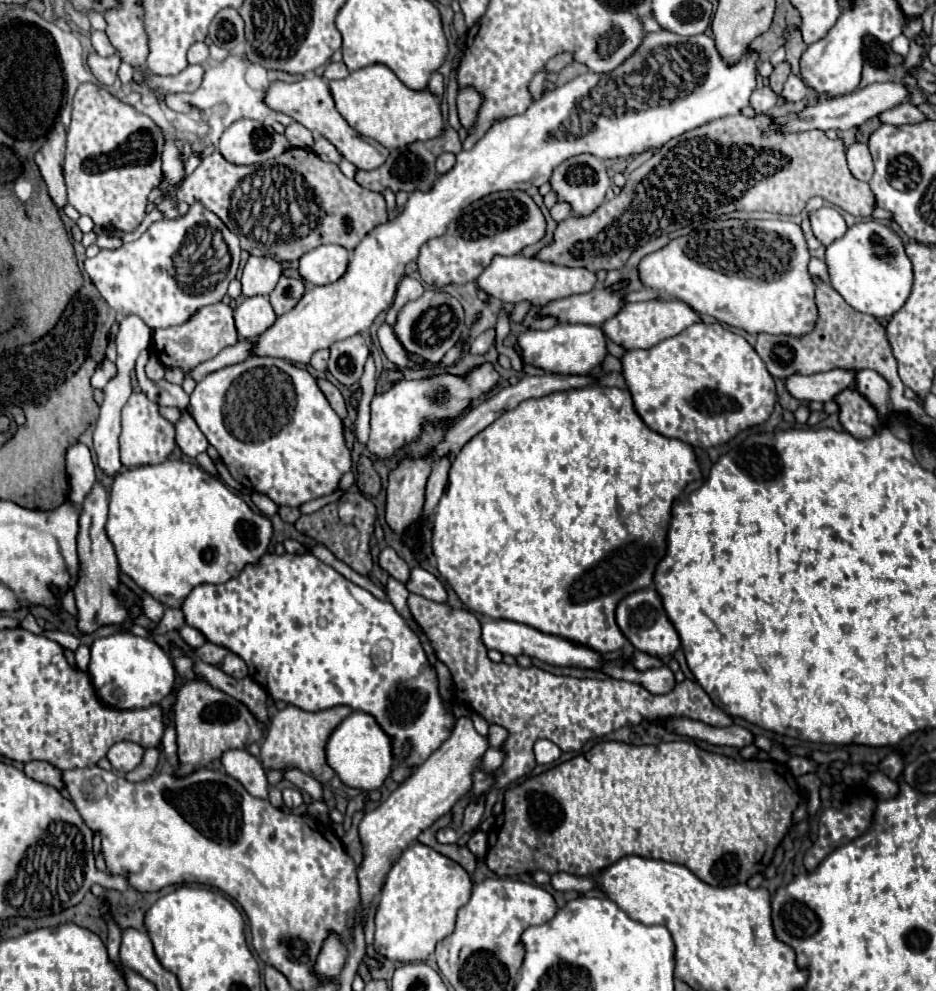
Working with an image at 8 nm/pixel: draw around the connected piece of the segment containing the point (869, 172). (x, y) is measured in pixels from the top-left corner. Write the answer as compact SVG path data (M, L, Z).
M861 142L851 144L847 148L847 164L849 164L851 174L857 180L863 180L863 182L871 180L871 176L873 176L873 160L871 160L867 144L861 144Z

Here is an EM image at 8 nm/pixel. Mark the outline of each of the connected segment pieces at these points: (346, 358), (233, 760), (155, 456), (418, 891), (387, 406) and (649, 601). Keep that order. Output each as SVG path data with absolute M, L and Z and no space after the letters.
M351 336L347 340L335 342L331 346L329 372L347 388L359 384L363 376L363 368L369 356L369 348L363 336Z
M229 750L221 756L221 762L225 772L237 778L251 796L269 798L269 782L265 778L265 770L261 762L247 750Z
M131 394L127 404L123 406L121 412L121 436L119 436L119 446L121 446L121 462L127 468L135 466L145 466L145 464L159 464L167 460L167 456L175 448L175 428L171 422L159 416L157 404L151 402L145 394Z
M415 842L407 846L391 866L375 916L375 950L393 962L425 962L437 942L453 934L455 914L467 904L473 882L463 866Z
M493 364L479 366L467 378L443 374L435 378L425 378L425 380L397 382L391 390L377 394L371 402L371 436L369 436L367 448L379 458L395 454L401 446L417 438L421 424L425 420L439 422L443 418L453 418L461 414L473 398L489 392L495 386L495 382L497 382L497 372Z
M645 588L645 590L633 592L627 598L623 598L617 606L617 626L621 628L621 632L629 638L629 642L637 650L647 652L651 656L663 658L663 656L673 654L681 646L681 638L675 630L675 626L671 624L671 620L667 618L661 596L657 594L655 588Z

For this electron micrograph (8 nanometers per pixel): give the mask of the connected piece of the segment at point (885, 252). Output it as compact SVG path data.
M875 220L855 224L843 238L829 244L825 262L831 276L831 286L845 298L849 306L863 314L889 318L911 294L913 270L903 248L903 240L897 236L897 232Z

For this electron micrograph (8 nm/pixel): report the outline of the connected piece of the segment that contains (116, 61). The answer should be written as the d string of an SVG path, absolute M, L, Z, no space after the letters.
M91 54L87 58L87 64L93 72L93 76L97 78L97 82L101 86L113 86L113 82L117 80L117 70L119 70L119 64L121 64L121 58L119 56L109 56L109 58L103 58L103 56L97 56L97 54Z

